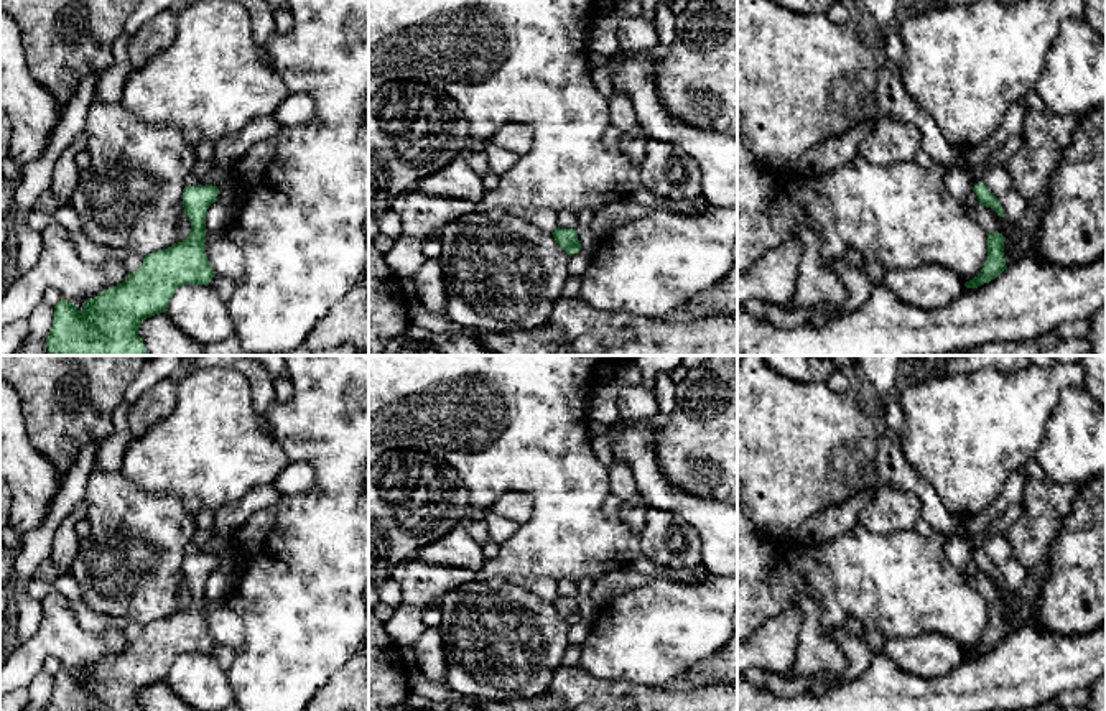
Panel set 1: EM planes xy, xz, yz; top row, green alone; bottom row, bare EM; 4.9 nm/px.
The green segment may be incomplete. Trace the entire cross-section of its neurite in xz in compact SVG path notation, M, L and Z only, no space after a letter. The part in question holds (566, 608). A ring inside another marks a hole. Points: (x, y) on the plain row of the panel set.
M556 597L553 601L556 612L571 625L581 619L576 597Z

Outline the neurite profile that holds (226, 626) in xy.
M206 599L206 624L214 644L224 644L235 653L244 647L244 620L229 604L227 599Z

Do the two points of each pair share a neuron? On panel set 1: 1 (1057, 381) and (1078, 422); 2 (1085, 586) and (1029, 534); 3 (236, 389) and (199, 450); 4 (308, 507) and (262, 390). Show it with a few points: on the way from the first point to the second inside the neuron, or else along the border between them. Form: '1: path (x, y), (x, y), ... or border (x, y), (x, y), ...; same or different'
1: border (1083, 385), (1070, 385), (1064, 390), (1047, 427); different
2: border (1065, 519), (1054, 543), (1049, 566); different
3: path (221, 404), (214, 410), (214, 435); same
4: border (275, 402), (267, 413), (272, 435); different

